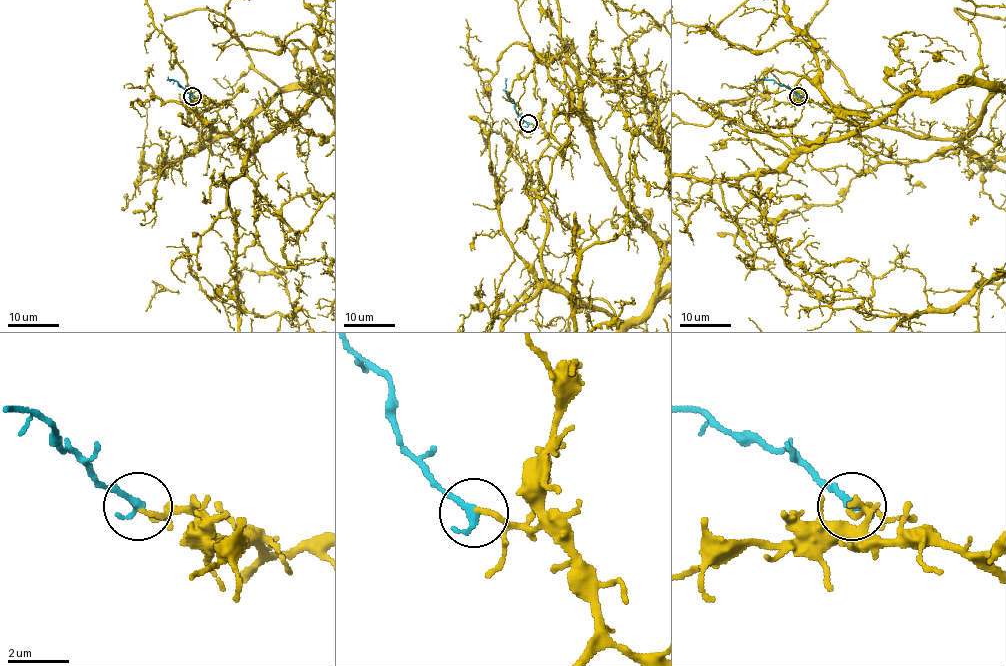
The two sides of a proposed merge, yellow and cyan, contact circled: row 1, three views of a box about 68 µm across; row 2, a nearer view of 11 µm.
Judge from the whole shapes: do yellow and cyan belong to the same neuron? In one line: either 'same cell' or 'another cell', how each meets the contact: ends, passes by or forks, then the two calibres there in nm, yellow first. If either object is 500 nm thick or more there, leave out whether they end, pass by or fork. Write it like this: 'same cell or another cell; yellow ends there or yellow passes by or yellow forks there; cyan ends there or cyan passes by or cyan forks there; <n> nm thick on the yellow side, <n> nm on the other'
same cell; yellow ends there; cyan ends there; 160 nm thick on the yellow side, 320 nm on the other

